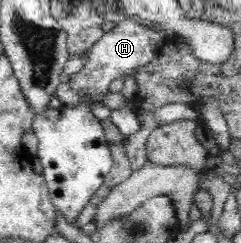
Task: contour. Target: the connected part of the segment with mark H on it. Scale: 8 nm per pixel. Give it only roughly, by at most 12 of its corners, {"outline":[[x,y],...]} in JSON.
{"outline":[[133,18],[116,21],[71,75],[75,94],[102,96],[168,40]]}

